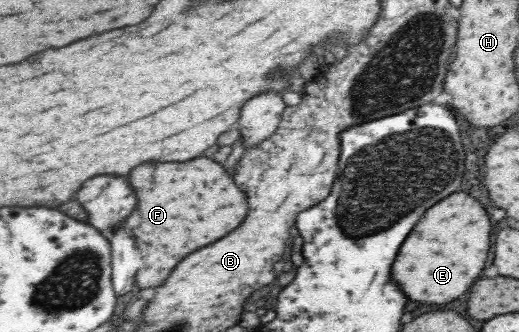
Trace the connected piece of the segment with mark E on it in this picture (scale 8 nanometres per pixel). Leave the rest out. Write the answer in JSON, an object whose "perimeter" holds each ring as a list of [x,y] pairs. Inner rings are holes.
{"perimeter":[[[465,190],[453,192],[423,214],[423,220],[399,250],[393,276],[411,300],[427,304],[451,302],[483,274],[491,250],[491,230],[483,204]]]}

